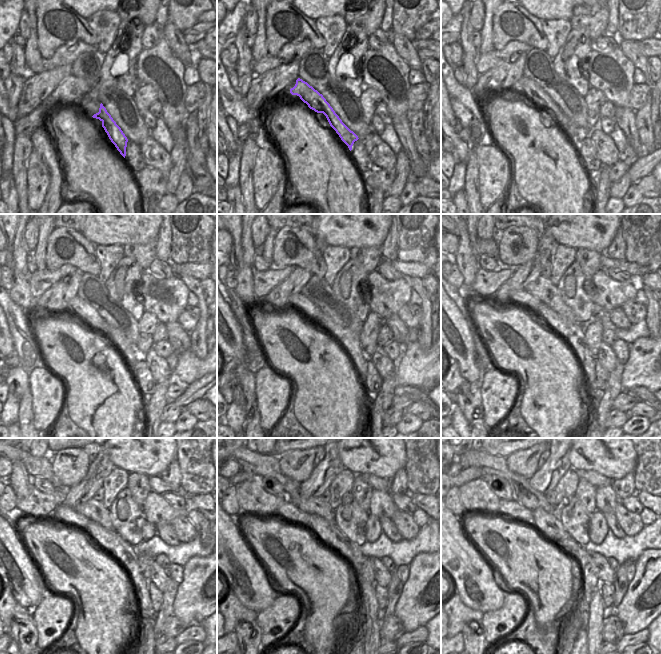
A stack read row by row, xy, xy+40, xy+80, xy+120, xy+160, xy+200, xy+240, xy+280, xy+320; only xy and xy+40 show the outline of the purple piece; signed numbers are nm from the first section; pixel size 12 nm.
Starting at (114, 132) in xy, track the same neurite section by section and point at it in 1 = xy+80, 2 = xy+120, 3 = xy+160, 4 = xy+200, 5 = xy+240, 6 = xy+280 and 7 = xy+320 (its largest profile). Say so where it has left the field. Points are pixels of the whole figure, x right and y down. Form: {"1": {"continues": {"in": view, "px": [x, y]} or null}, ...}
{"1": {"continues": {"in": "xy+80", "px": [529, 88]}}, "2": {"continues": {"in": "xy+120", "px": [79, 307]}}, "3": {"continues": {"in": "xy+160", "px": [300, 301]}}, "4": {"continues": {"in": "xy+200", "px": [522, 297]}}, "5": {"continues": {"in": "xy+240", "px": [66, 514]}}, "6": {"continues": {"in": "xy+280", "px": [287, 510]}}, "7": {"continues": {"in": "xy+320", "px": [513, 509]}}}

